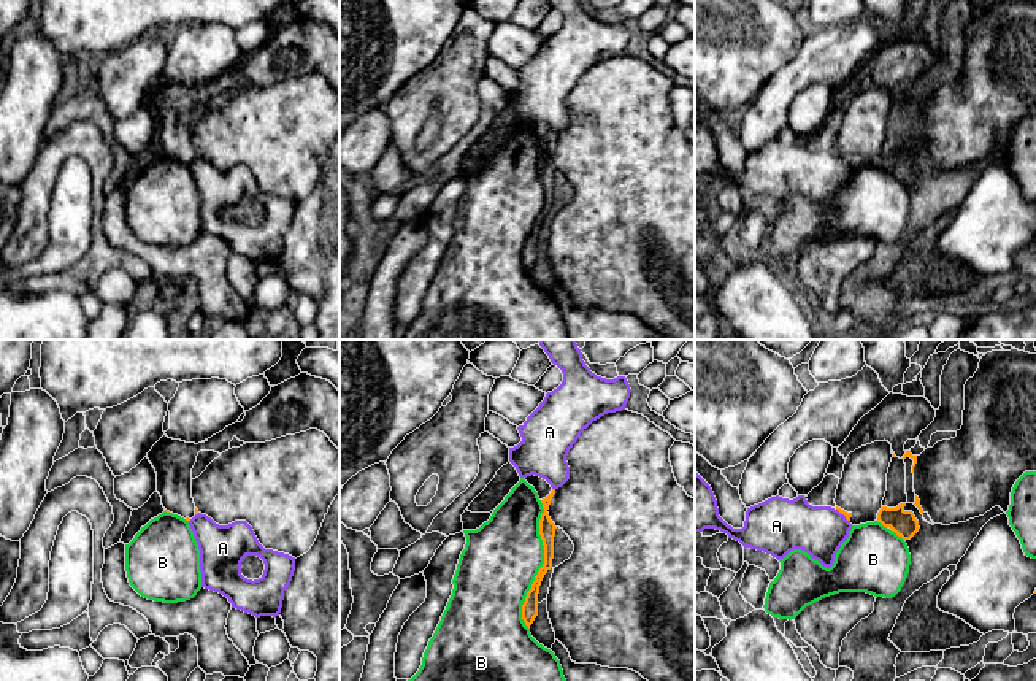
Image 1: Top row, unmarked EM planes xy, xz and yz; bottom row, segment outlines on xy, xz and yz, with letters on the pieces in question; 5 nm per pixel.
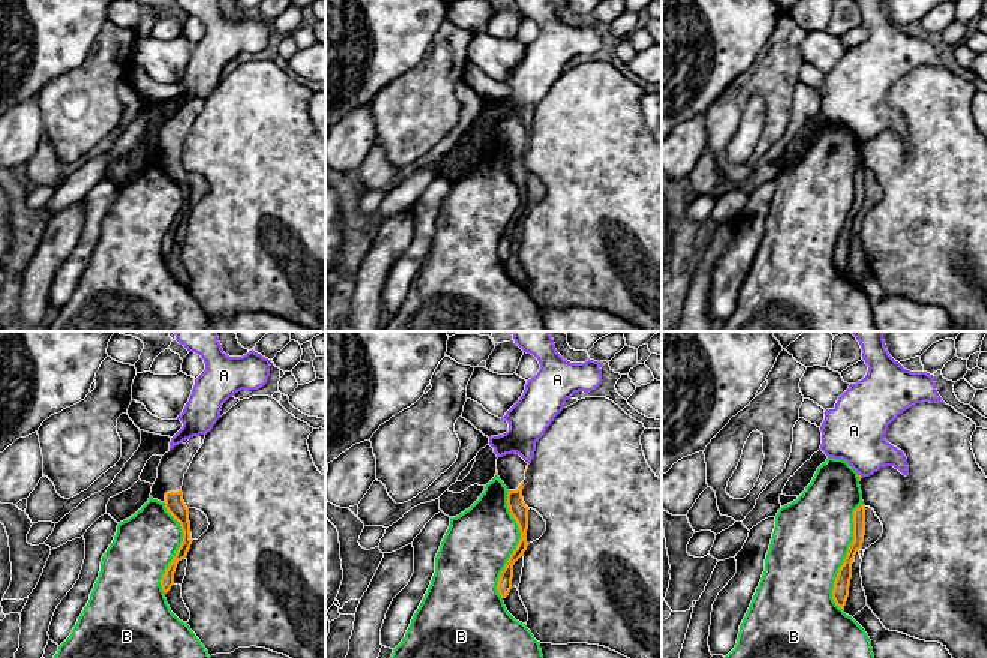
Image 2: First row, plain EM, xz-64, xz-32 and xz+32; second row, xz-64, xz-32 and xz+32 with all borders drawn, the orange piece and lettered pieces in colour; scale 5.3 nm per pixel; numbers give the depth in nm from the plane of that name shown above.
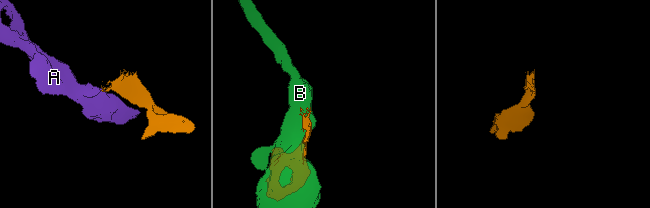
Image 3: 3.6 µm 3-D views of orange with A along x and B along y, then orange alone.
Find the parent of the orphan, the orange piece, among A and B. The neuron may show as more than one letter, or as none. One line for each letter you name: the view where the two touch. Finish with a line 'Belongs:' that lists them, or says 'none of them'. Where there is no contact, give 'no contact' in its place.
Belongs: none of them

